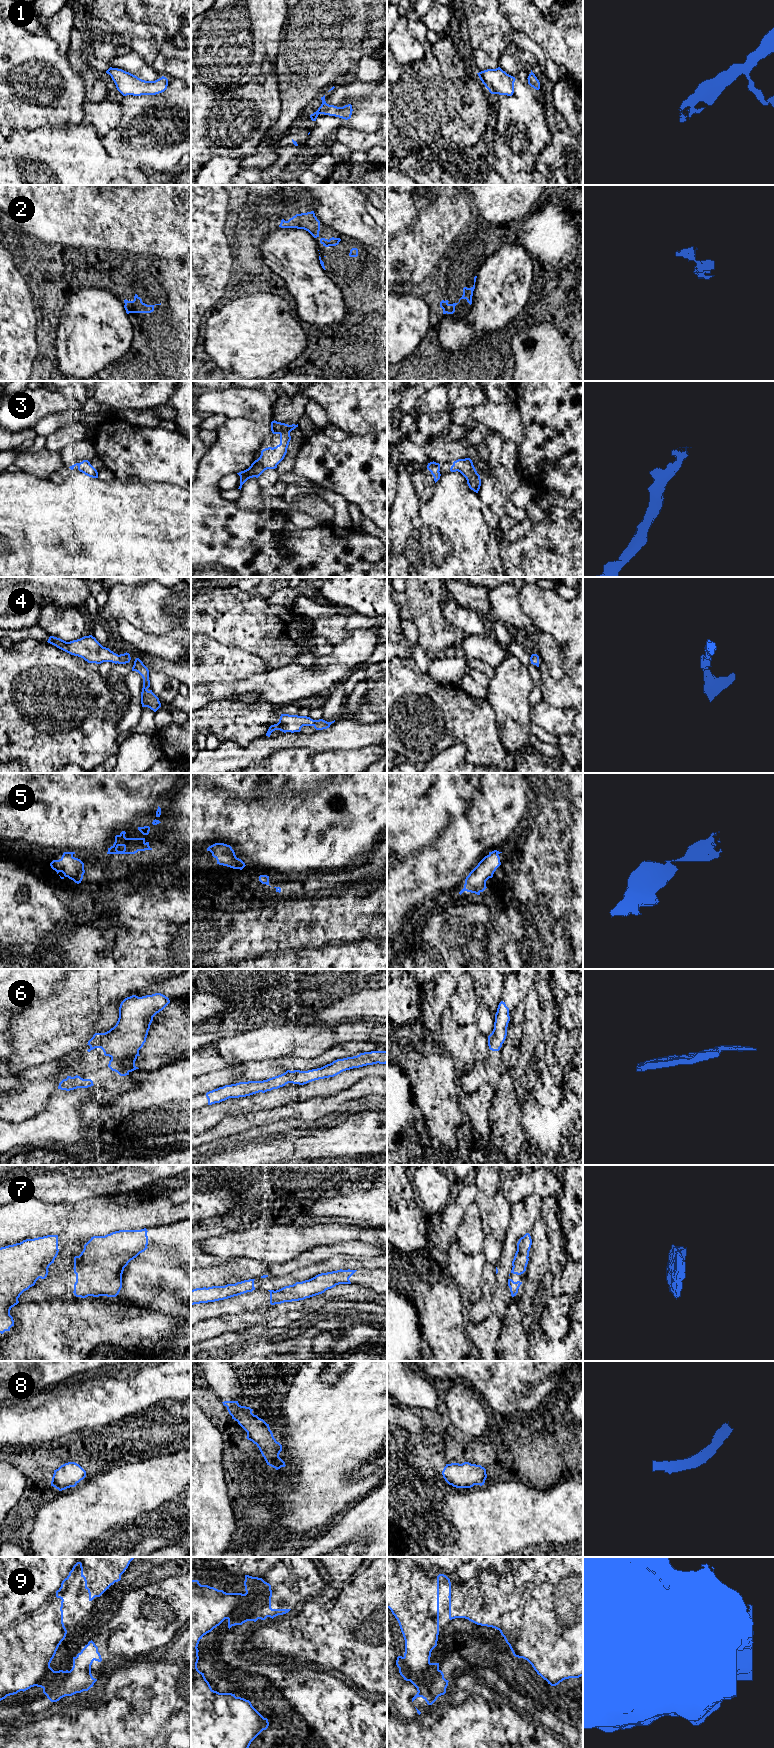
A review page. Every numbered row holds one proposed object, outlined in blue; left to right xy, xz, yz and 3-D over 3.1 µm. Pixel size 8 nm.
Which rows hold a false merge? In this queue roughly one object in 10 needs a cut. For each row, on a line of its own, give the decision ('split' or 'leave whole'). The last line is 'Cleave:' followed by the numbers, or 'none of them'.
1: leave whole
2: leave whole
3: leave whole
4: leave whole
5: leave whole
6: leave whole
7: split
8: leave whole
9: leave whole
Cleave: 7

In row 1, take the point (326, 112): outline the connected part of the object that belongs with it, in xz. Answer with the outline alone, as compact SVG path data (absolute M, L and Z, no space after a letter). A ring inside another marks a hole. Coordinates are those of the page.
M325 95L321 97L321 100L322 100L321 106L318 108L316 112L310 115L312 121L316 121L319 114L335 116L345 120L351 118L352 111L353 111L351 104L345 105L343 107L329 105L325 101Z

